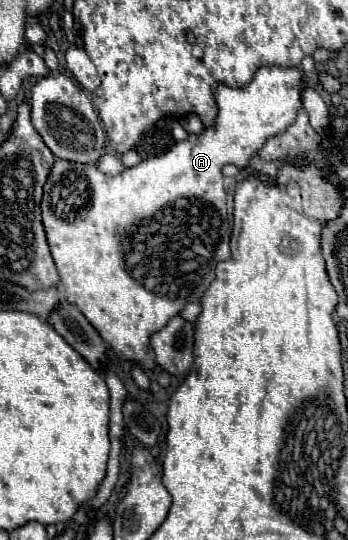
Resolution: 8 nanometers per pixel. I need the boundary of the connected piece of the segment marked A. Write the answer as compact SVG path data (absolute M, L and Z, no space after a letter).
M264 66L256 71L254 78L250 84L246 84L244 88L228 88L228 86L220 86L216 88L216 100L218 100L218 118L216 118L216 126L210 128L206 126L206 130L202 134L190 134L190 138L186 142L178 142L172 150L168 150L162 156L156 158L148 158L142 160L138 166L134 168L126 168L122 174L118 176L106 176L102 174L96 166L82 166L82 164L74 164L68 160L56 160L50 176L44 184L44 198L42 198L42 220L44 220L44 230L46 230L46 238L48 238L48 246L54 258L54 264L58 268L60 274L60 282L64 286L64 298L70 304L76 304L80 308L80 312L88 318L88 322L100 332L100 336L112 346L112 350L116 352L118 358L124 360L134 360L140 362L144 368L154 368L154 352L150 346L150 334L158 332L160 328L164 328L168 324L168 320L172 316L176 316L188 302L198 302L204 292L208 290L208 286L212 284L212 280L216 278L214 270L218 262L224 262L230 258L230 222L226 216L226 192L224 182L222 180L222 168L226 164L234 164L234 166L248 166L250 158L256 156L256 152L264 146L264 142L272 136L278 136L280 132L284 132L292 120L296 120L298 112L302 110L300 104L300 92L304 92L306 88L306 80L304 80L304 72L300 68L282 68L282 66Z

